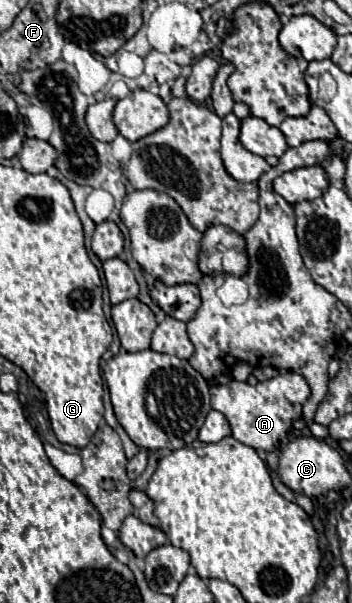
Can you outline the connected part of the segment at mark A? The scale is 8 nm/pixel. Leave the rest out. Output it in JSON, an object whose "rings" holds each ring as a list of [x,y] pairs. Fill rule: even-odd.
{"rings":[[[281,373],[273,379],[261,381],[257,385],[249,383],[239,383],[239,381],[229,381],[227,385],[215,385],[211,387],[211,407],[221,411],[229,425],[231,425],[231,435],[239,441],[245,443],[253,449],[263,449],[263,451],[273,451],[279,441],[287,435],[291,429],[291,423],[301,417],[301,405],[309,397],[309,385],[307,381],[297,375],[297,373]]]}

